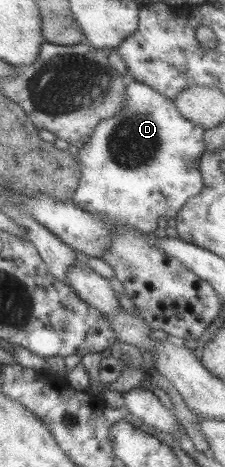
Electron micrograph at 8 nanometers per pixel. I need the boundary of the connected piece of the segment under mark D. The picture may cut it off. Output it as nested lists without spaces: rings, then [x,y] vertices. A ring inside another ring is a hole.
[[[124,76],[125,101],[113,117],[99,121],[89,140],[78,148],[81,161],[77,188],[71,200],[84,212],[91,213],[103,221],[133,226],[142,233],[152,233],[157,229],[158,218],[175,218],[183,203],[195,196],[201,188],[201,171],[198,162],[205,152],[203,127],[183,118],[171,99],[157,93],[147,85]]]

